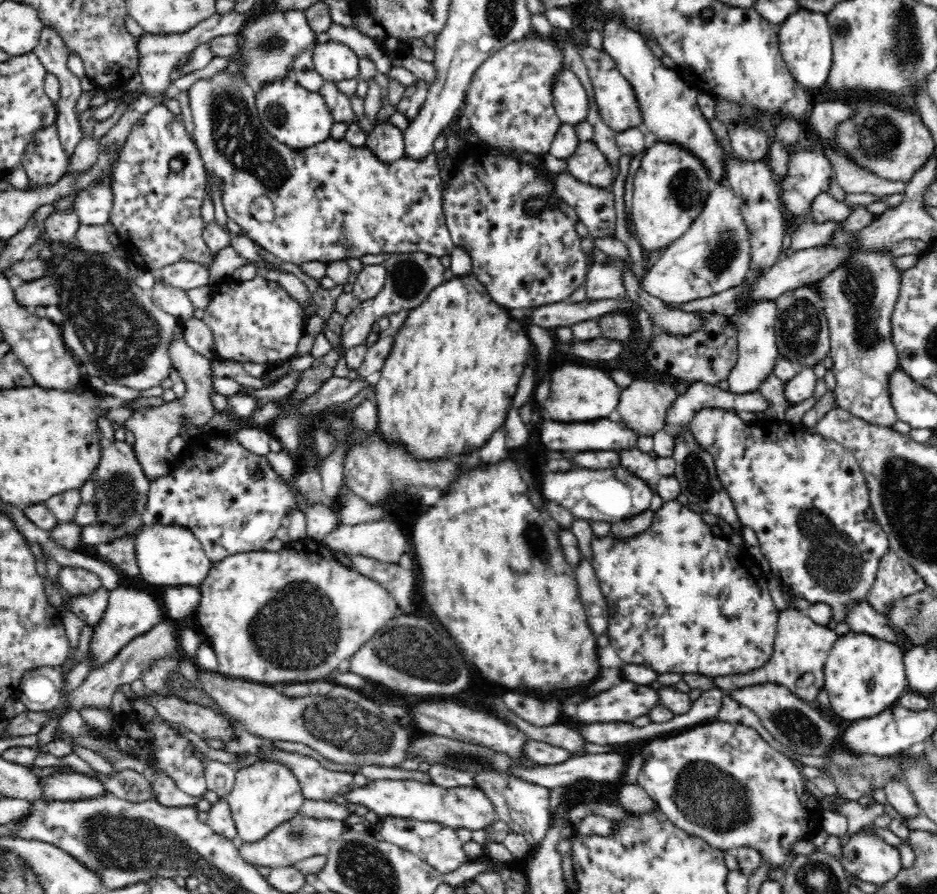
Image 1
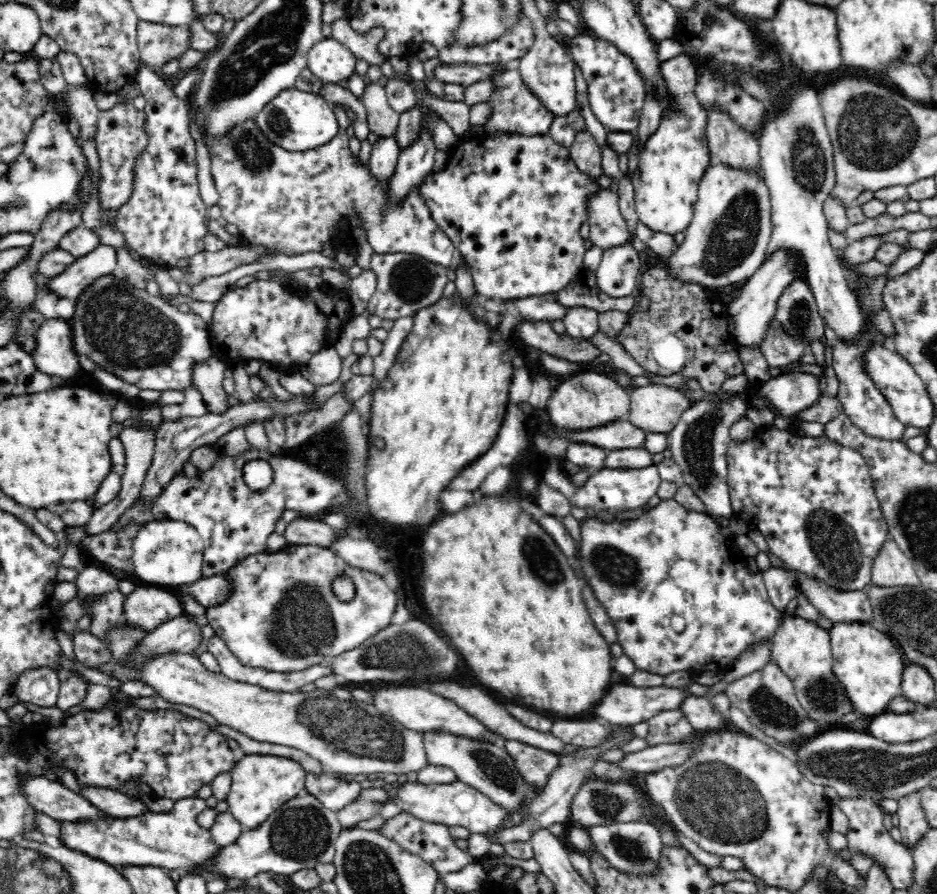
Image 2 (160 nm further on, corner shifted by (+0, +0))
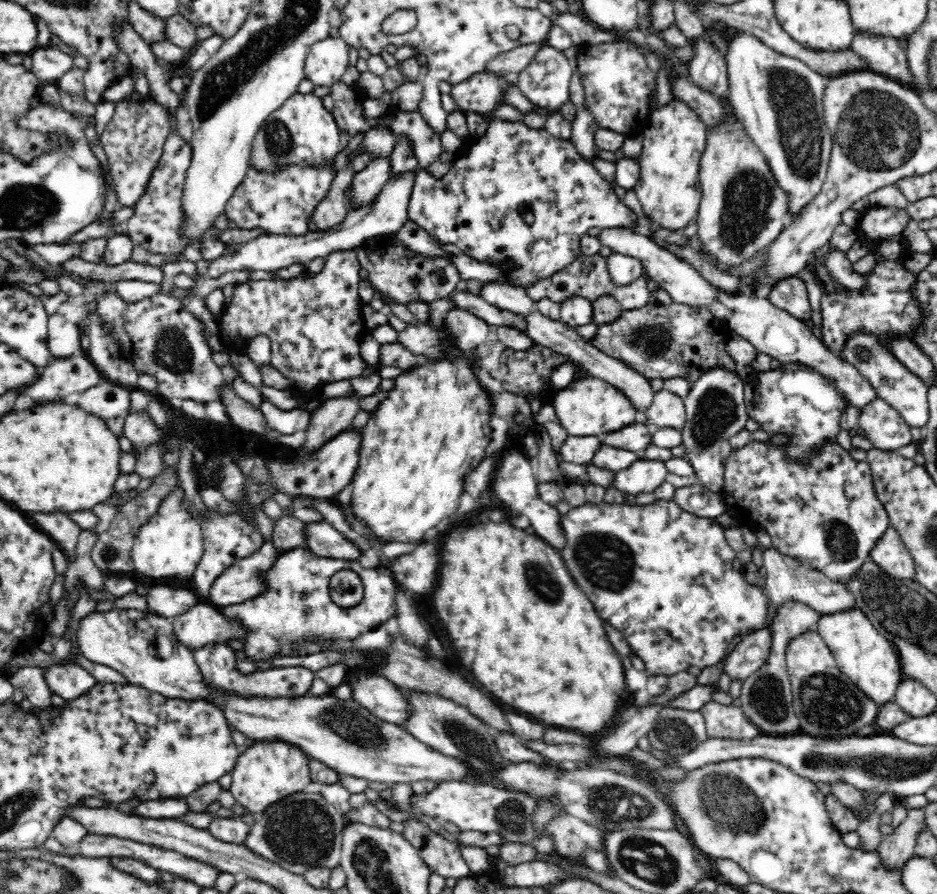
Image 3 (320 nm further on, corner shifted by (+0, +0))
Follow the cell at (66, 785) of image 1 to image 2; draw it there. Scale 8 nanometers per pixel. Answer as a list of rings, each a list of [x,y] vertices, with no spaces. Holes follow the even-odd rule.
[[[84,787],[80,794],[100,810],[121,819],[136,818],[150,812],[144,801],[112,789]]]

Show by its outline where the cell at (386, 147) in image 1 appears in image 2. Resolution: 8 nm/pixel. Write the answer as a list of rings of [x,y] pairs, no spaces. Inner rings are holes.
[[[379,138],[372,146],[370,161],[367,164],[371,178],[389,180],[395,172],[401,149],[392,138]]]

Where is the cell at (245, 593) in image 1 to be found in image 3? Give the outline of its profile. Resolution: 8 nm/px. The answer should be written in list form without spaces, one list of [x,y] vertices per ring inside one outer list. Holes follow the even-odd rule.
[[[436,540],[420,542],[412,552],[394,559],[390,565],[380,565],[372,569],[364,568],[355,561],[320,557],[306,546],[293,548],[281,552],[272,568],[268,569],[265,574],[268,586],[266,593],[262,593],[262,596],[258,596],[254,600],[242,602],[242,604],[222,607],[221,610],[226,617],[238,619],[244,627],[248,627],[248,636],[243,640],[244,652],[252,660],[266,661],[276,655],[307,656],[320,650],[313,646],[312,639],[317,639],[319,642],[328,639],[354,640],[386,623],[395,614],[395,599],[399,590],[408,594],[416,594],[416,592],[428,594],[428,590],[434,588],[434,582],[436,582],[434,574],[438,572],[438,564],[440,564],[440,544],[436,544]],[[341,570],[350,570],[358,574],[364,588],[362,601],[357,606],[348,609],[331,601],[330,579]]]

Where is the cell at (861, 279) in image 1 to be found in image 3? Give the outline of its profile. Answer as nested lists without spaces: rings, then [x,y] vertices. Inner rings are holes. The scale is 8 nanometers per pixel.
[[[878,397],[861,410],[857,432],[863,433],[874,447],[895,451],[914,442],[910,430],[912,426],[898,411]]]

